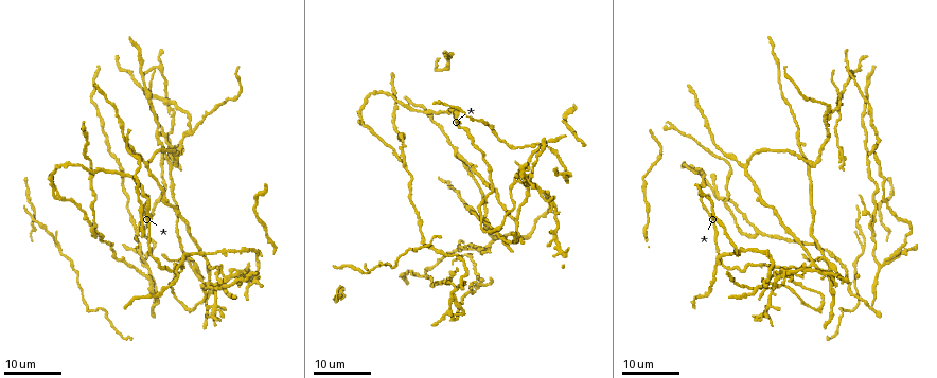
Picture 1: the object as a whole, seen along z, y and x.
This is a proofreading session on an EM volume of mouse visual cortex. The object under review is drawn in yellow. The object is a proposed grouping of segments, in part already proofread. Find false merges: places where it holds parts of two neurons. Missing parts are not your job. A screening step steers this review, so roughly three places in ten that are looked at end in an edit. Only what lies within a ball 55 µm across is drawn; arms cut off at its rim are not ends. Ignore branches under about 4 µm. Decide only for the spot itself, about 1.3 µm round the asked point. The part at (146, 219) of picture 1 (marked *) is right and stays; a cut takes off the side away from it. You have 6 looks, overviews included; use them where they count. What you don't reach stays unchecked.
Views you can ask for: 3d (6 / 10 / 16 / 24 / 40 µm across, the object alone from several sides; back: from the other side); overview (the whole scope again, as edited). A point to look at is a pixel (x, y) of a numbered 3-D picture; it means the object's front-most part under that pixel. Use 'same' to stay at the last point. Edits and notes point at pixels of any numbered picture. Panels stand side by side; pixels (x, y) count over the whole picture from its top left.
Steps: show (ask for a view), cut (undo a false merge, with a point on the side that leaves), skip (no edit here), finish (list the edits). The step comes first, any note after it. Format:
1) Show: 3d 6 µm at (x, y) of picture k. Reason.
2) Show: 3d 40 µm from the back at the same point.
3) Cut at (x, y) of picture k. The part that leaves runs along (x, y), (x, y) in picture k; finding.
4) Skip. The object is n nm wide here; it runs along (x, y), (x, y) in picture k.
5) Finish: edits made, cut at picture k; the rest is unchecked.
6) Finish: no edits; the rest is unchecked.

Show: 3d 16 µm at (134, 226) of picture 1. Thin arm on a thick one.

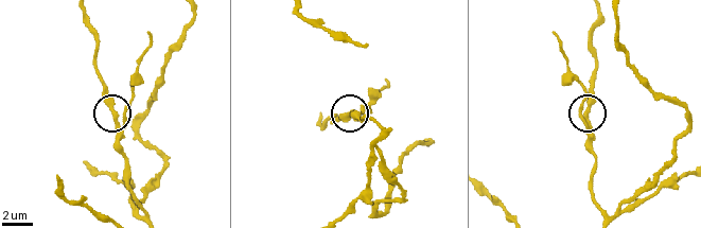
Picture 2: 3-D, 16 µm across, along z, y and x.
Show: 3d 10 µm at (587, 117) of picture 2. Closer look.

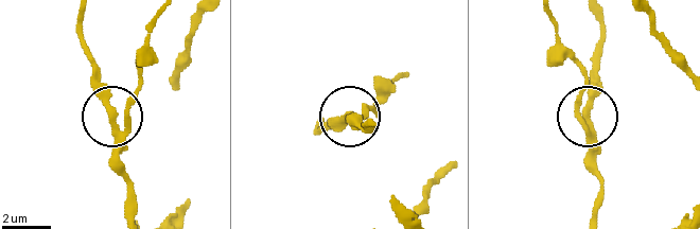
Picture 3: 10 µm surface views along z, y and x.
Skip. The side arm is 7 µm long; it runs along (594, 215), (600, 179), (582, 100), (588, 71) in picture 3; continuous, no second neuron.

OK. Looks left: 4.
Show: 3d 24 µm at (814, 261) of picture 1. Side arm on a straight run.

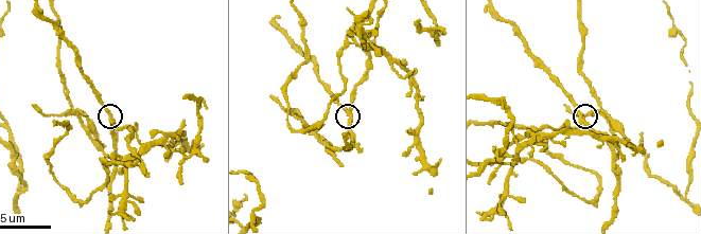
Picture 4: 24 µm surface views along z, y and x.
Show: 3d 6 µm at (112, 119) of picture 4. Closer look.

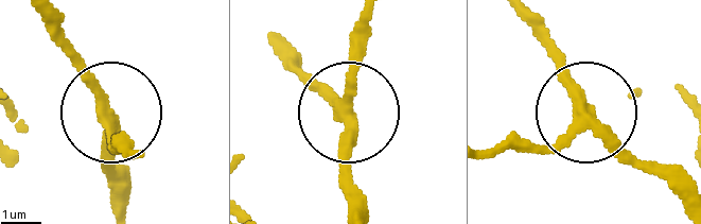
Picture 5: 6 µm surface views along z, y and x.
Skip. The side arm is 59 µm long; it runs along (371, 11), (348, 102), (348, 210) in picture 5; one neuron here.

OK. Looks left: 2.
Show: 3d 10 µm at (76, 110) of picture 4. Four arms meet.

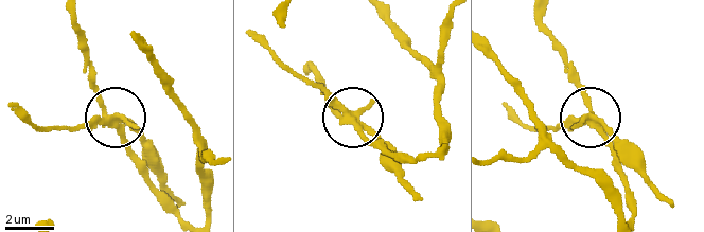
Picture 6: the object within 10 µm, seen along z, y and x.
Cut at (139, 140) of picture 6. The part that leaves runs along (115, 120), (37, 126), (19, 113) in picture 6; two neurons meet here.

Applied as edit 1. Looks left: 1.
Finish: edits made, cut at picture 6; the rest is unchecked.

